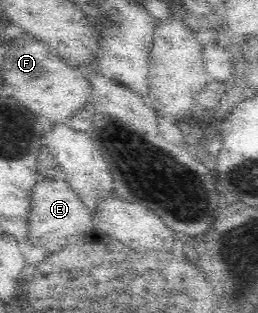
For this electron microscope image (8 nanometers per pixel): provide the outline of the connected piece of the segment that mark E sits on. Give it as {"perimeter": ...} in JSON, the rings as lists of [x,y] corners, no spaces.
{"perimeter":[[[42,147],[40,155],[38,155],[38,173],[44,175],[44,177],[39,177],[44,181],[35,183],[34,189],[30,193],[32,207],[26,217],[27,233],[24,238],[36,248],[46,249],[44,253],[56,253],[58,249],[62,249],[70,235],[93,232],[90,231],[92,229],[91,211],[82,203],[68,182],[61,178],[58,170],[60,167],[56,159],[50,155],[50,149]]]}

